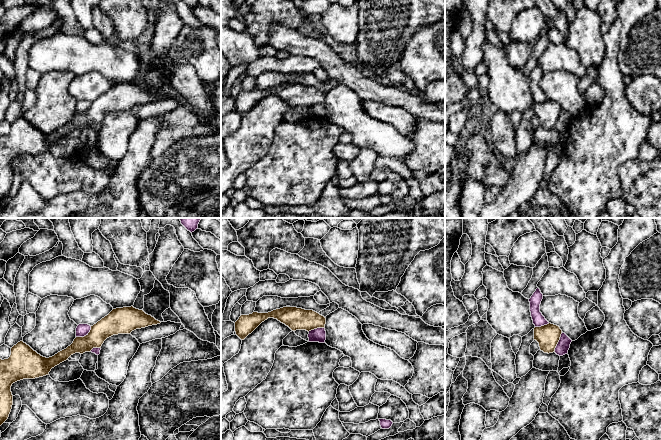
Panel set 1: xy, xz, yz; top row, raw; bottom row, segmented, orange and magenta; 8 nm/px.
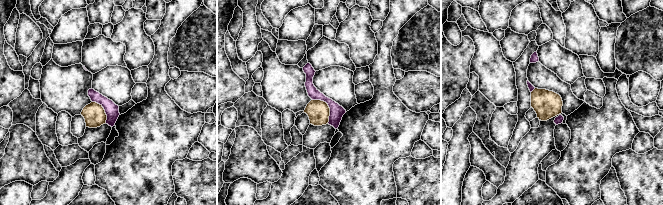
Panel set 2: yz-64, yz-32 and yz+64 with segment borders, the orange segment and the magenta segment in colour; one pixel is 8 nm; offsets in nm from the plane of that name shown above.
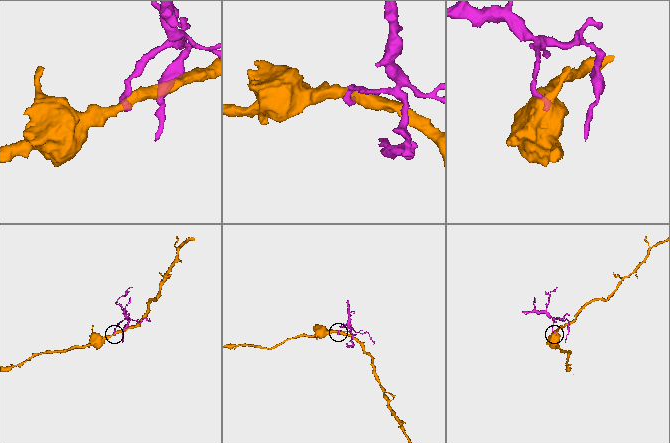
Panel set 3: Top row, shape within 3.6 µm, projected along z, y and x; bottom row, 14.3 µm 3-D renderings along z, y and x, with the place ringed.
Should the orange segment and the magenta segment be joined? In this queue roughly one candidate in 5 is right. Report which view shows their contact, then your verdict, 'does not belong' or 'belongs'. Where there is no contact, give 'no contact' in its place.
xy | does not belong

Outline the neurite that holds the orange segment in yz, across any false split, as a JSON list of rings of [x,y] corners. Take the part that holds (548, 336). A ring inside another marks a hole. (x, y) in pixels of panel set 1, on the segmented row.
[[[551,323],[534,328],[534,340],[539,343],[540,350],[548,354],[555,352],[561,334],[560,327]]]

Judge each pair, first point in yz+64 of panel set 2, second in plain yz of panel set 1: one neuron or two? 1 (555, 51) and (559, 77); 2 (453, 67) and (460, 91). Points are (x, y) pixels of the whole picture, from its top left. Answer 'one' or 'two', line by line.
1: two
2: two

